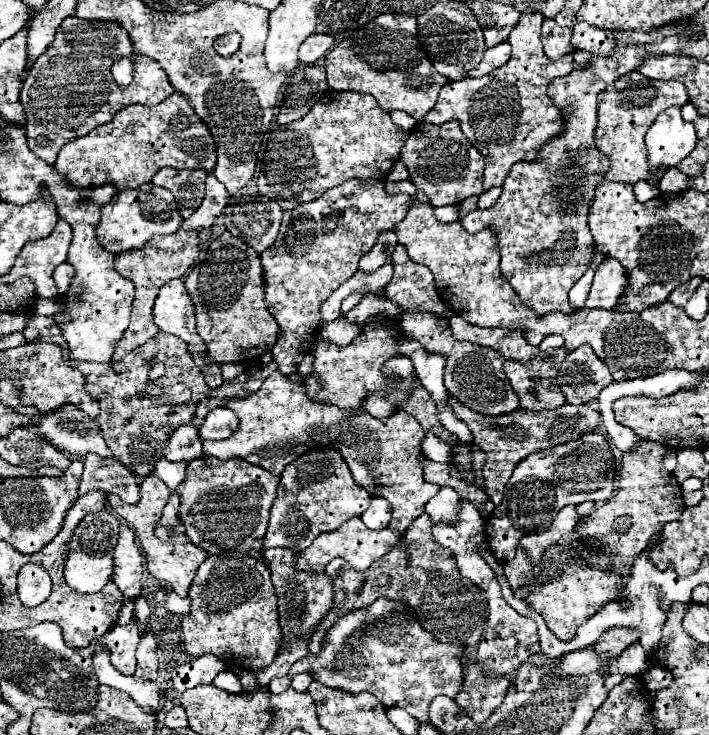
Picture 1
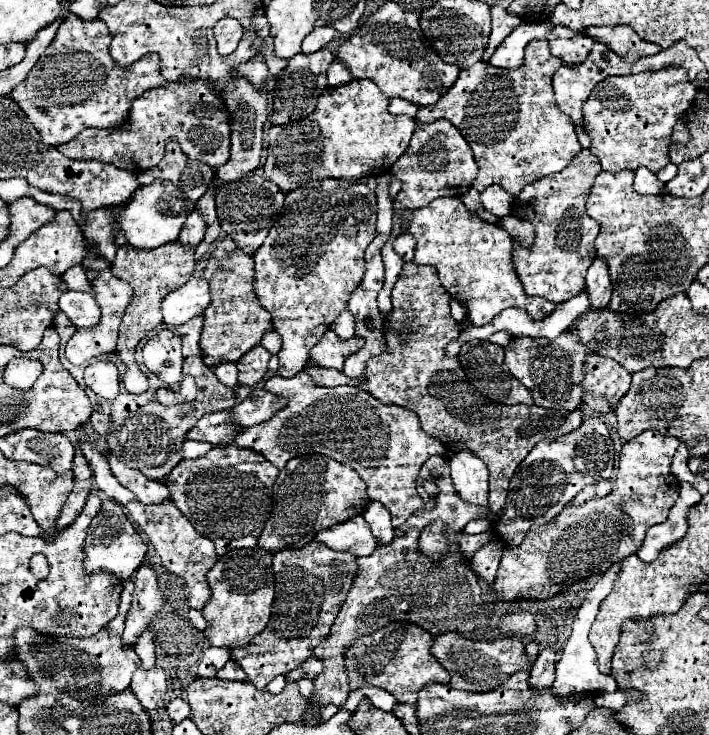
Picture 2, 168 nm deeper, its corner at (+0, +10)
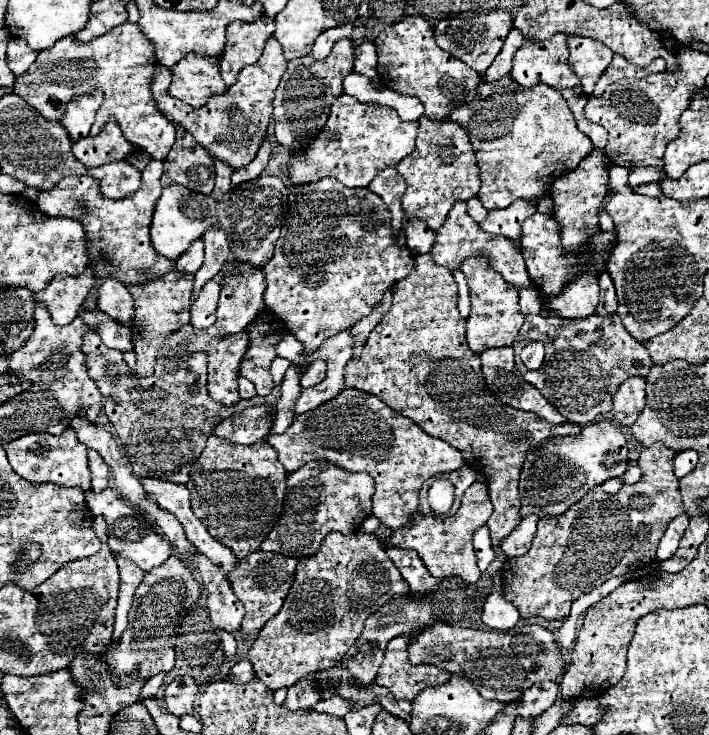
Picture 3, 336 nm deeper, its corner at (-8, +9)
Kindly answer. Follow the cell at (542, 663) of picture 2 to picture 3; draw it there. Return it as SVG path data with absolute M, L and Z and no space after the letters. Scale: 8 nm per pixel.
M543 681L529 687L519 703L513 703L513 715L537 717L547 711L559 695L559 685L555 681Z

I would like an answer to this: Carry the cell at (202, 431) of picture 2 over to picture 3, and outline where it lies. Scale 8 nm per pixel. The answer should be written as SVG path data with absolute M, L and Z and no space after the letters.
M251 407L237 415L231 415L223 419L211 435L227 441L227 443L239 443L239 445L251 445L255 441L261 441L271 431L271 421L267 419L267 407Z

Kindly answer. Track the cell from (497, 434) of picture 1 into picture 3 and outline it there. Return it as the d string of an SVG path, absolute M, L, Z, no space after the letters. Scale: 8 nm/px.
M429 253L417 255L413 273L395 283L393 305L389 313L367 337L361 357L351 359L345 367L345 385L351 389L377 395L393 411L419 423L419 427L427 431L429 435L447 441L457 451L461 451L469 467L475 467L475 471L487 479L489 497L493 501L493 515L487 521L487 527L491 531L491 541L497 551L495 561L487 567L489 575L491 571L499 571L505 563L505 555L499 551L501 539L507 537L521 521L521 503L517 495L517 483L519 483L519 473L521 473L525 457L529 455L529 451L535 451L537 447L541 447L553 437L579 435L583 429L581 425L569 423L569 421L561 425L553 425L537 417L535 413L519 411L519 409L507 407L505 403L489 399L489 387L481 373L479 355L471 351L465 341L465 319L457 311L457 283L451 271L433 263Z

